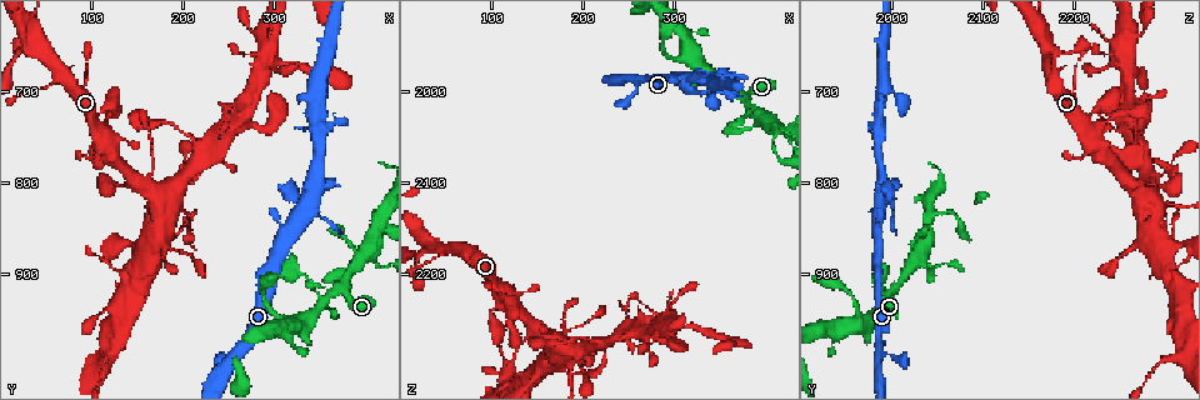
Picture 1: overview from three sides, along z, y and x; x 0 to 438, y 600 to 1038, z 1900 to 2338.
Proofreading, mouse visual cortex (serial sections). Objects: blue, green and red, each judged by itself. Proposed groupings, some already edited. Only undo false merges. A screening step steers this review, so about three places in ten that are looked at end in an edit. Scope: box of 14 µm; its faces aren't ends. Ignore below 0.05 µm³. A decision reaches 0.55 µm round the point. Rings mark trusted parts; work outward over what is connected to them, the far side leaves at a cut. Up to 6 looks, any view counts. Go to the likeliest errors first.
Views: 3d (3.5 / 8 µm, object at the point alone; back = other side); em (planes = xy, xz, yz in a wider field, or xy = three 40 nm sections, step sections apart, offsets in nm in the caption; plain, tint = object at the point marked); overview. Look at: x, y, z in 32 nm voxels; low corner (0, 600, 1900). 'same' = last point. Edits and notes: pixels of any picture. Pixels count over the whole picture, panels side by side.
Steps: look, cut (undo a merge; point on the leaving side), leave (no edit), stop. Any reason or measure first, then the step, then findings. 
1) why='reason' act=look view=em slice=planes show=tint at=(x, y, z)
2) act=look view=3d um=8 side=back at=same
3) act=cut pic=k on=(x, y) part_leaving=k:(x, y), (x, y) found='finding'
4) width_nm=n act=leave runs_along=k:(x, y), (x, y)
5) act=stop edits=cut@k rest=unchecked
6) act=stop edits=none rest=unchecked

why='thin arm on a thick one' act=look view=3d um=8 at=(395, 885, 2025)

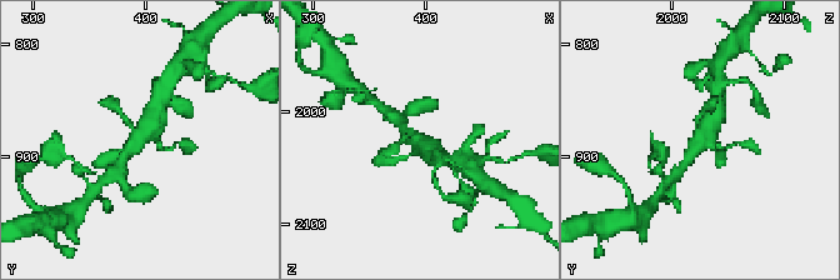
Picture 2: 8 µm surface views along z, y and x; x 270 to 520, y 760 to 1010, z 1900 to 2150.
act=look view=em slice=xy step=1 show=tint at=(396, 882, 2024)

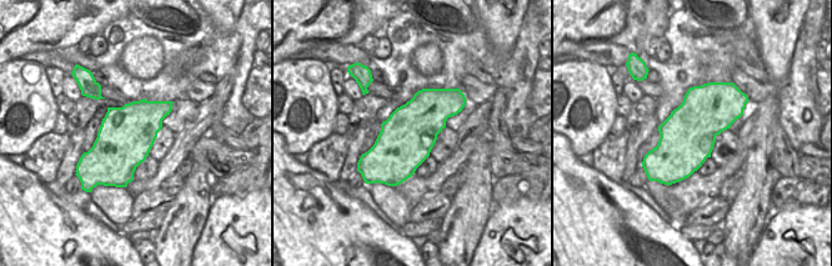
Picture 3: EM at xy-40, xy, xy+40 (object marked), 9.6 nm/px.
act=leave runs_along=2:(684, 164), (708, 130), (716, 110) found='one cell here'

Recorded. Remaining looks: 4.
why='narrows sharply' act=look view=3d um=3.5 at=(340, 820, 2000)

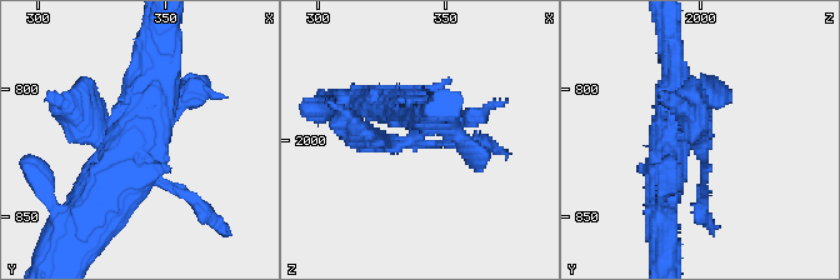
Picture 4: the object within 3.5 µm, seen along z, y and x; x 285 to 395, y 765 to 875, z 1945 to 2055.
why='shape alone is not enough' act=look view=em slice=xy step=2 show=tint at=(339, 821, 1996)

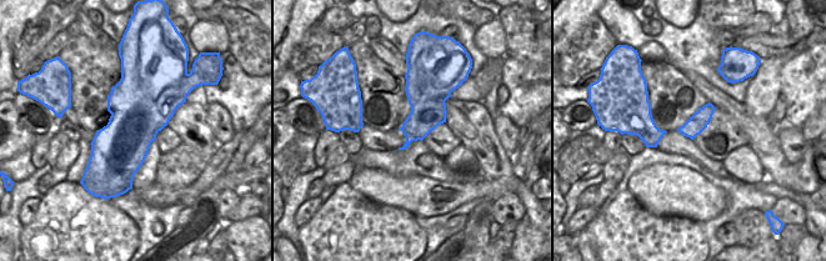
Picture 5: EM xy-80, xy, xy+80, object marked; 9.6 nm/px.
act=cut pic=4 on=(85, 134) part_leaving=4:(404, 144), (361, 135), (326, 103) found='two cells meet here'

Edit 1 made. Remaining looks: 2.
act=stop edits=cut@4 rest=unchecked

